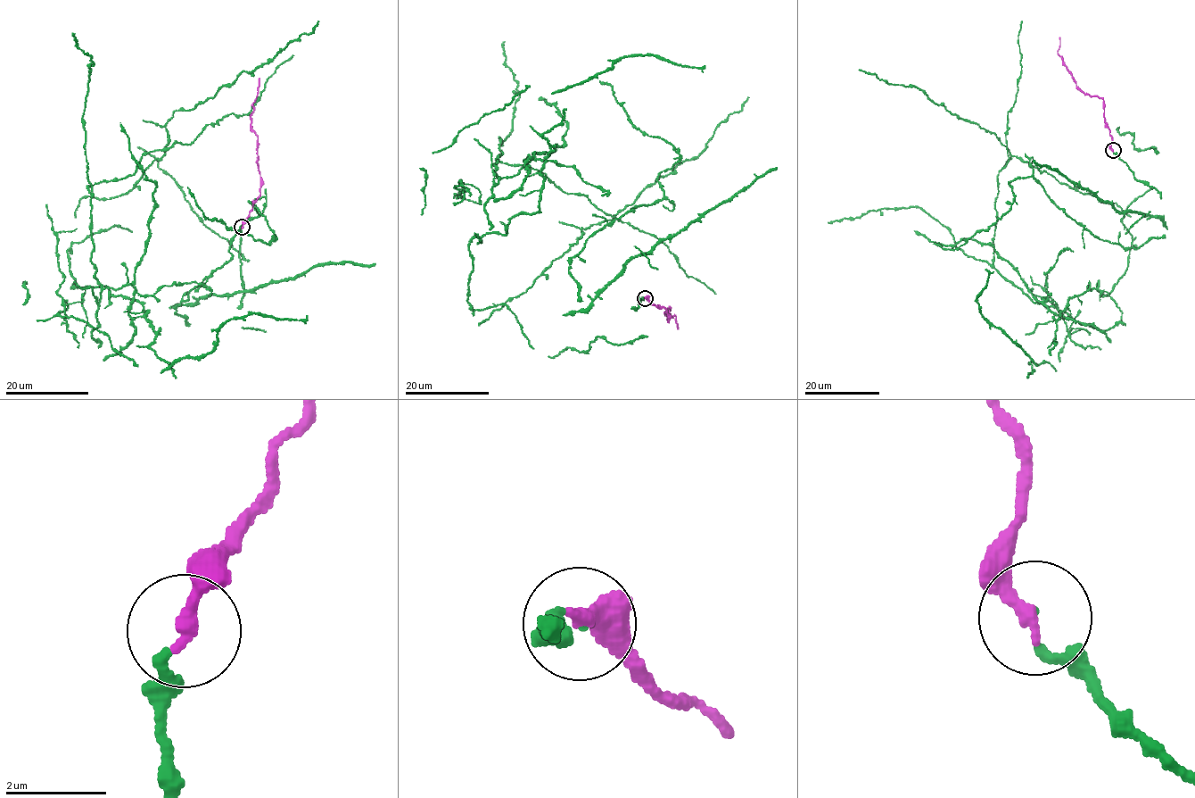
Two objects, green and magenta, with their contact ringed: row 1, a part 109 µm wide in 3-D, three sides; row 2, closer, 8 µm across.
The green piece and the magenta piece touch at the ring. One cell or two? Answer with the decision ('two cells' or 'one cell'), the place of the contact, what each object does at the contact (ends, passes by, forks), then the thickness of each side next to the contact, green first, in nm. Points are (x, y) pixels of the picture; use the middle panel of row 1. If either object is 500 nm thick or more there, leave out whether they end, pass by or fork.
one cell; at (645, 298); green ends there; magenta ends there; 130 nm thick on the green side, 320 nm on the other

